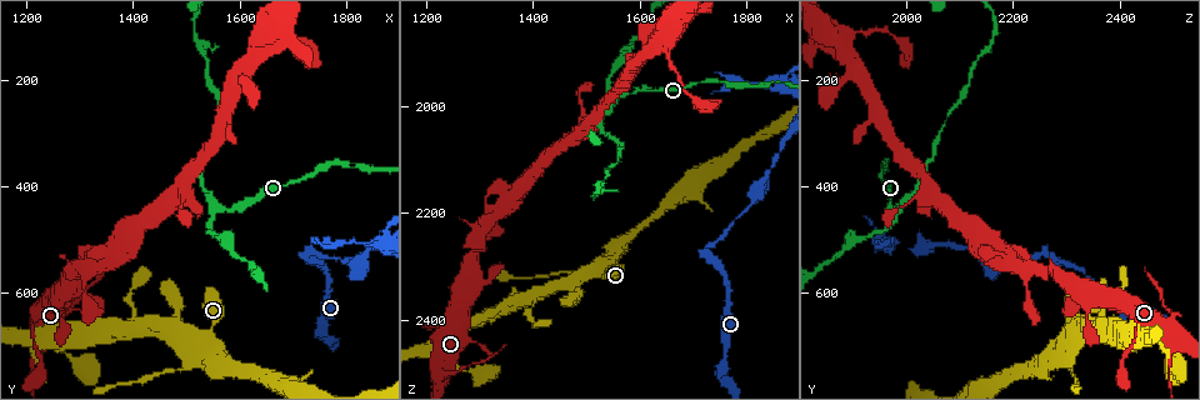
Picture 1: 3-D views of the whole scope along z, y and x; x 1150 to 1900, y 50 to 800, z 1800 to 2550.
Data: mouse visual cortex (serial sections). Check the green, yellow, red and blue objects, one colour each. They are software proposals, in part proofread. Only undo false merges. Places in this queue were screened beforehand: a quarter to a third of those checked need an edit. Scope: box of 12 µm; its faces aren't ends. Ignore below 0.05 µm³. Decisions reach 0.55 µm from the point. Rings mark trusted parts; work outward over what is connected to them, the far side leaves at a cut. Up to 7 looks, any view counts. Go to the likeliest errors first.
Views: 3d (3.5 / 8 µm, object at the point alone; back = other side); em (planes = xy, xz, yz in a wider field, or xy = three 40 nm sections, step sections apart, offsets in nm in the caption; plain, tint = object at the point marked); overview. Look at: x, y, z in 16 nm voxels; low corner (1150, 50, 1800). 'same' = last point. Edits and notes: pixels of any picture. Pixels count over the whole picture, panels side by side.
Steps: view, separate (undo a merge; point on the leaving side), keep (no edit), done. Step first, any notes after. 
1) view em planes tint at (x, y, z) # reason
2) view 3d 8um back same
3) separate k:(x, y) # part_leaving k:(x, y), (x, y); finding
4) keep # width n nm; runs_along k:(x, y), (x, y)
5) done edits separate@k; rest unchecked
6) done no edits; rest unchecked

view 3d 3.5um at (1500, 740, 2310) # sudden change in width

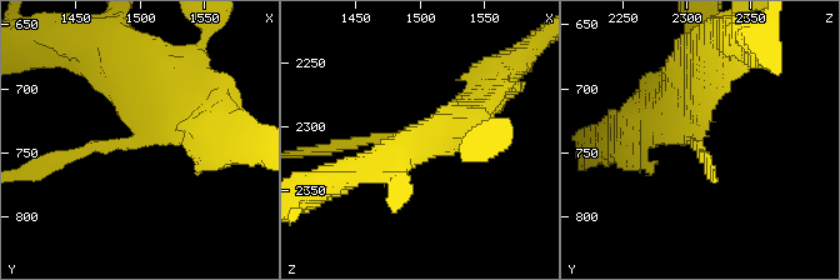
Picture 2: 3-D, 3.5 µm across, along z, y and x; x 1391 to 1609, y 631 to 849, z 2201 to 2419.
view em xy step 1 tint at (1498, 740, 2308) # arm_widths 150, 400 nm; now the EM

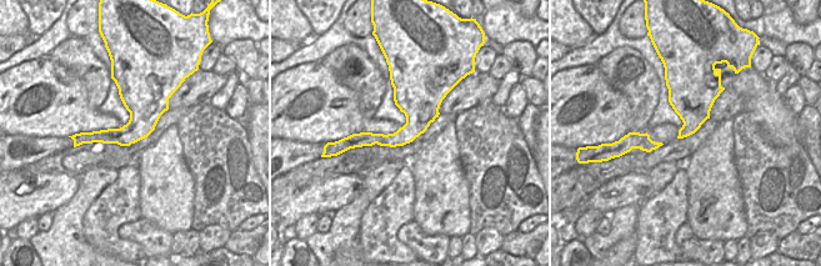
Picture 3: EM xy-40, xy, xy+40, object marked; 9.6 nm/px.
view em xy step 5 tint same # cut it another way

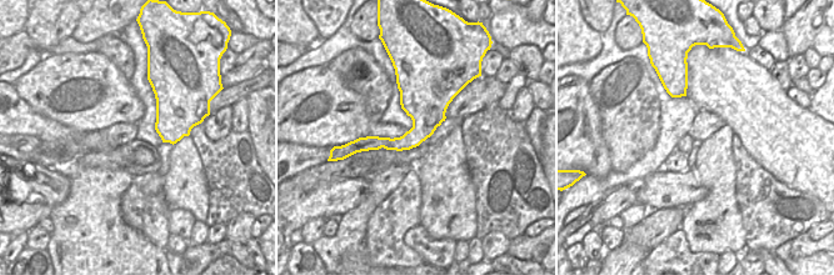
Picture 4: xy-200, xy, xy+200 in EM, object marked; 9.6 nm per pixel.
keep # runs_along 2:(174, 69), (143, 138), (54, 156); one cell here

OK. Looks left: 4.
view 3d 3.5um at (1560, 445, 1980) # sharp bend

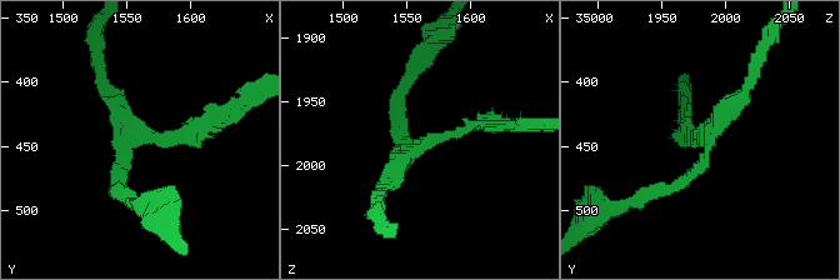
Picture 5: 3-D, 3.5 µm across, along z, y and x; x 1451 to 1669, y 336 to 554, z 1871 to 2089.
view em xy step 5 tint at (1560, 442, 1982)

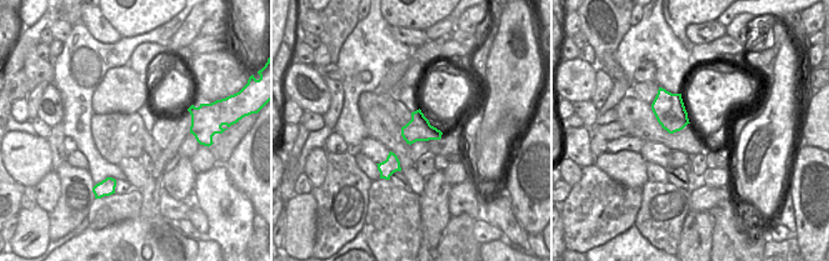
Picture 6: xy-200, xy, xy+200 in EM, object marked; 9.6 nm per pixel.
separate 5:(684, 181) # arm_widths 150, 150, 200 nm; a second cell is stuck on

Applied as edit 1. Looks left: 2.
view 3d 3.5um at (1725, 530, 2265) # abrupt turn

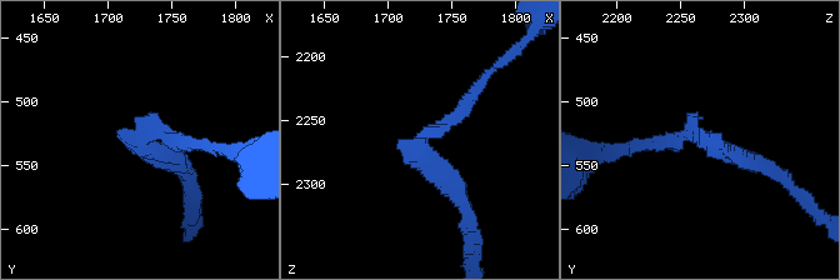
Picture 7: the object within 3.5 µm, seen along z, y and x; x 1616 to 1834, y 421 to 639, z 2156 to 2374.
view em xy step 1 tint at (1726, 528, 2268) # arm_widths 200, 250 nm

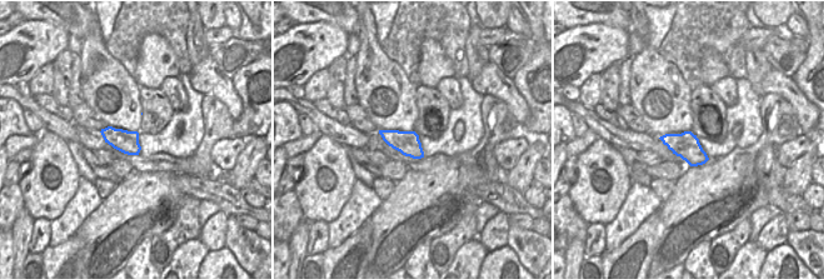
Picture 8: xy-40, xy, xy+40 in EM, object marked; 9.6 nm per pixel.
keep # runs_along 7:(765, 169), (691, 134), (646, 145); one cell here

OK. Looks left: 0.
done edits separate@5; rest unchecked

